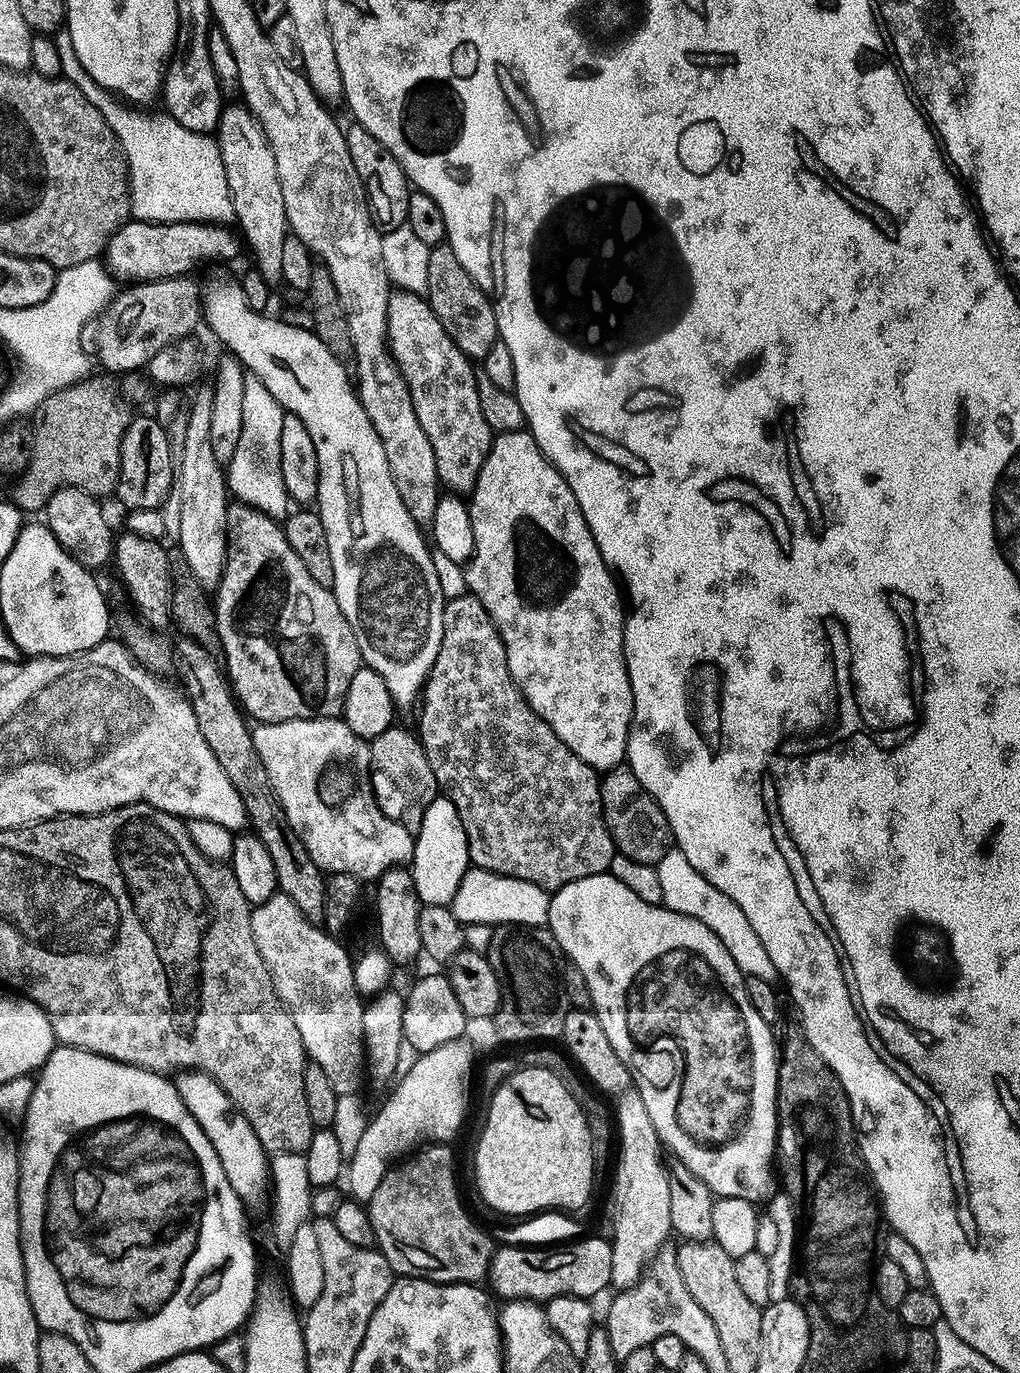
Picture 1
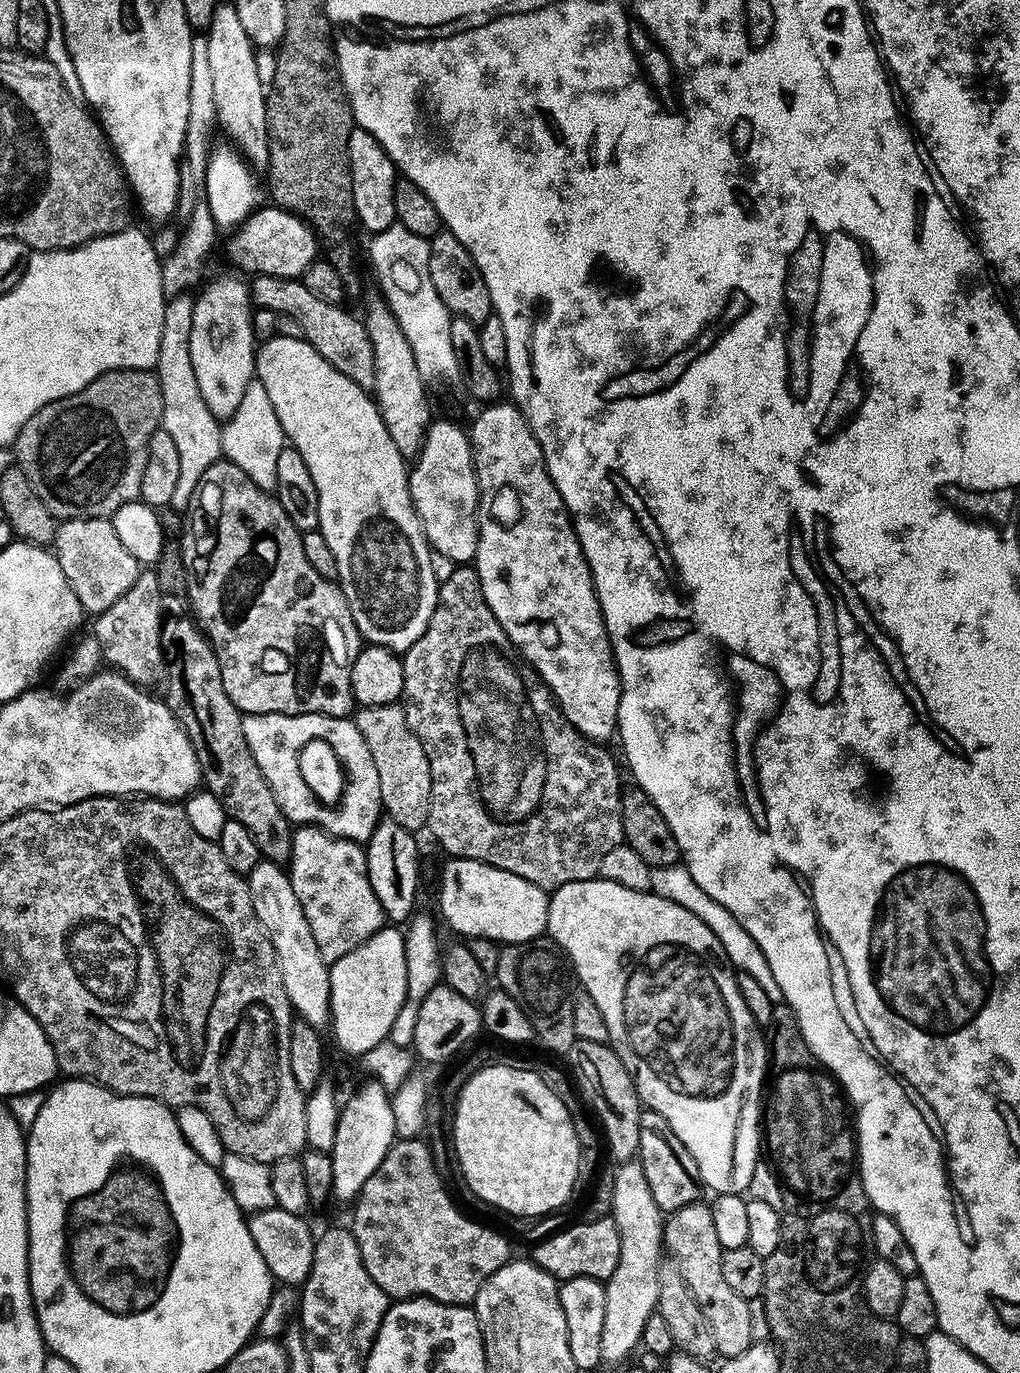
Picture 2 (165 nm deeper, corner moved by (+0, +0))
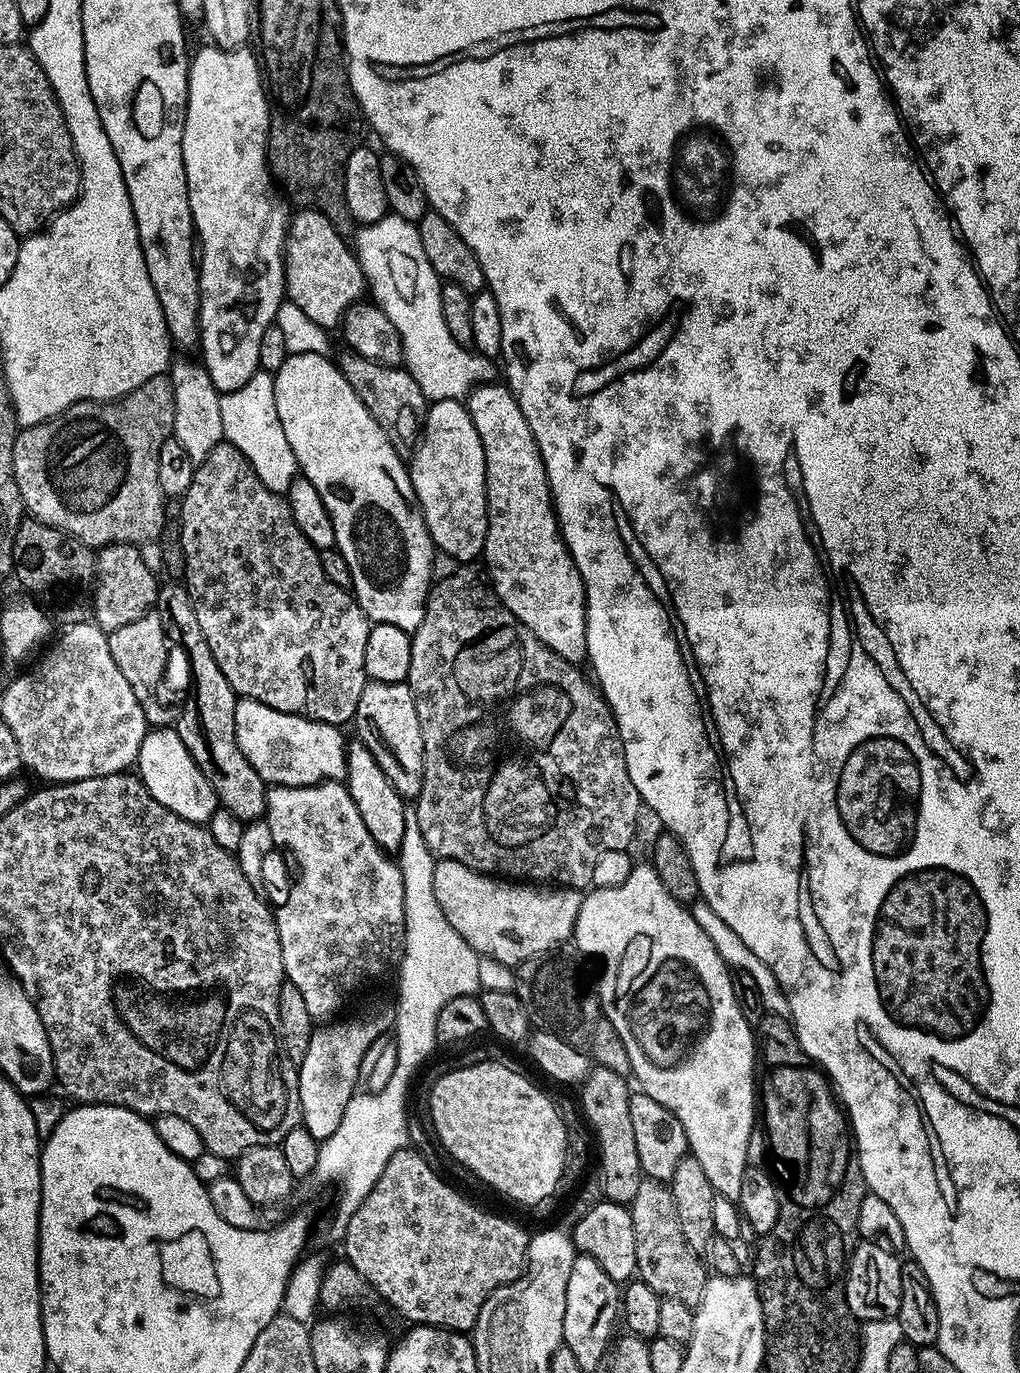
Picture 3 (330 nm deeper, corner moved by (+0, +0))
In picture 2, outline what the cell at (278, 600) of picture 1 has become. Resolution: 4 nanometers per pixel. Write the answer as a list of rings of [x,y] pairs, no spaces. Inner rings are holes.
[[[219,458],[207,466],[201,480],[194,490],[186,509],[183,521],[183,532],[179,536],[181,554],[184,556],[185,570],[188,574],[186,597],[192,603],[191,615],[198,621],[203,633],[212,643],[214,654],[218,658],[218,666],[222,670],[222,686],[226,694],[230,694],[230,702],[234,702],[241,714],[264,715],[286,714],[301,716],[302,714],[322,714],[328,716],[347,717],[353,711],[352,687],[350,686],[350,670],[357,652],[362,647],[361,632],[356,629],[354,618],[350,614],[350,606],[346,602],[343,591],[333,581],[322,578],[302,550],[302,535],[297,532],[294,522],[286,518],[286,510],[282,510],[279,500],[273,493],[262,490],[243,470],[238,470],[234,462]]]

